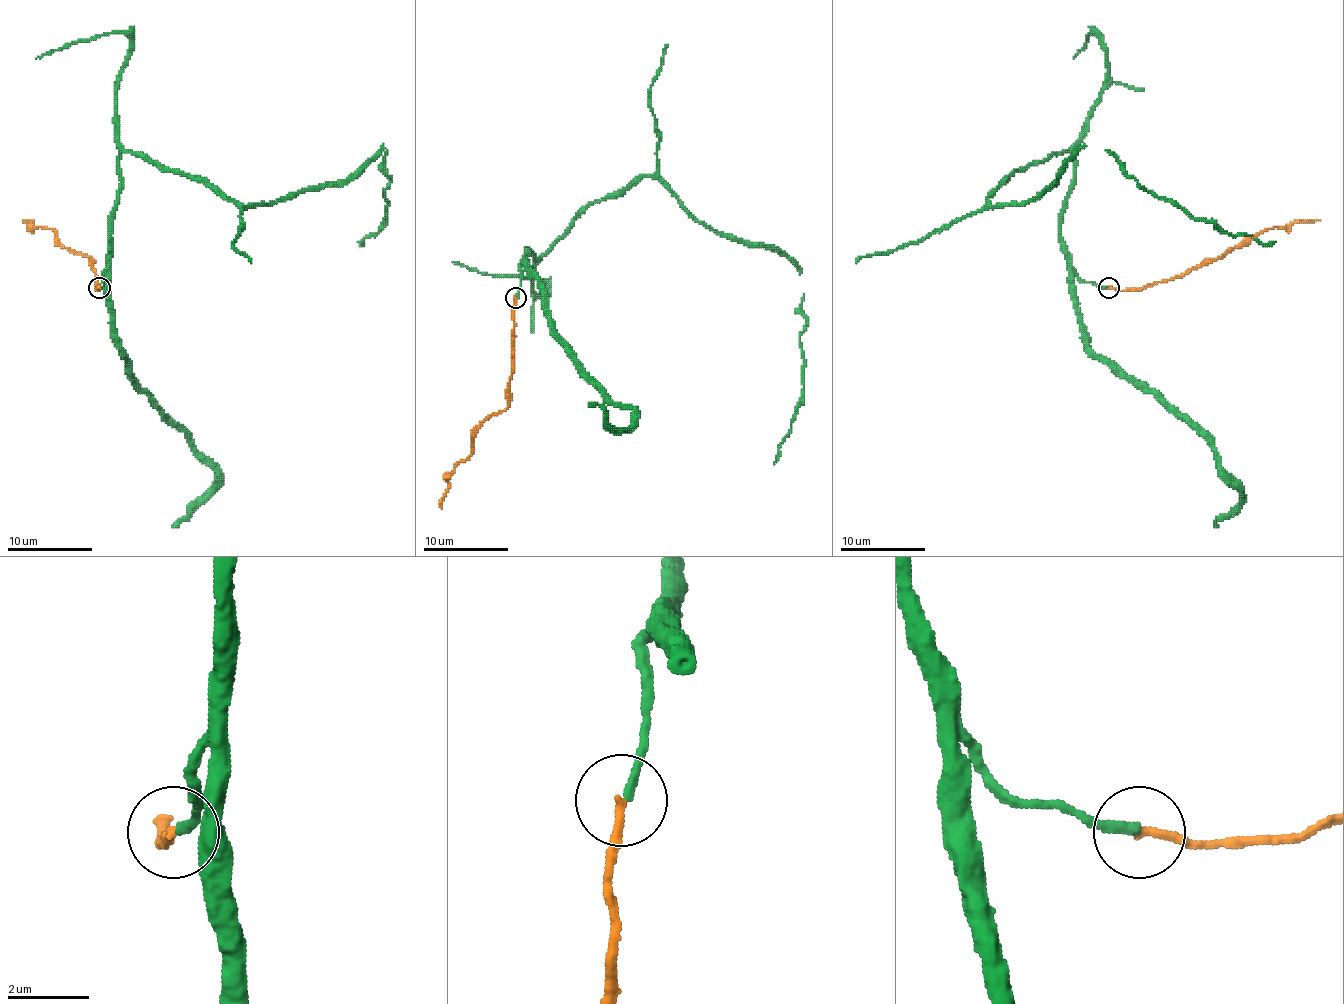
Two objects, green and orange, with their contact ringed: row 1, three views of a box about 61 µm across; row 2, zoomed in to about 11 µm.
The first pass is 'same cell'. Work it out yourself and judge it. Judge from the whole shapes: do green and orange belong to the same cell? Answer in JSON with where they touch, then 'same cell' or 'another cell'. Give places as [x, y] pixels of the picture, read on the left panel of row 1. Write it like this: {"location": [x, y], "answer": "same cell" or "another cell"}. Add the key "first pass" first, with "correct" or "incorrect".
{"first pass": "correct", "location": [99, 288], "answer": "same cell"}

